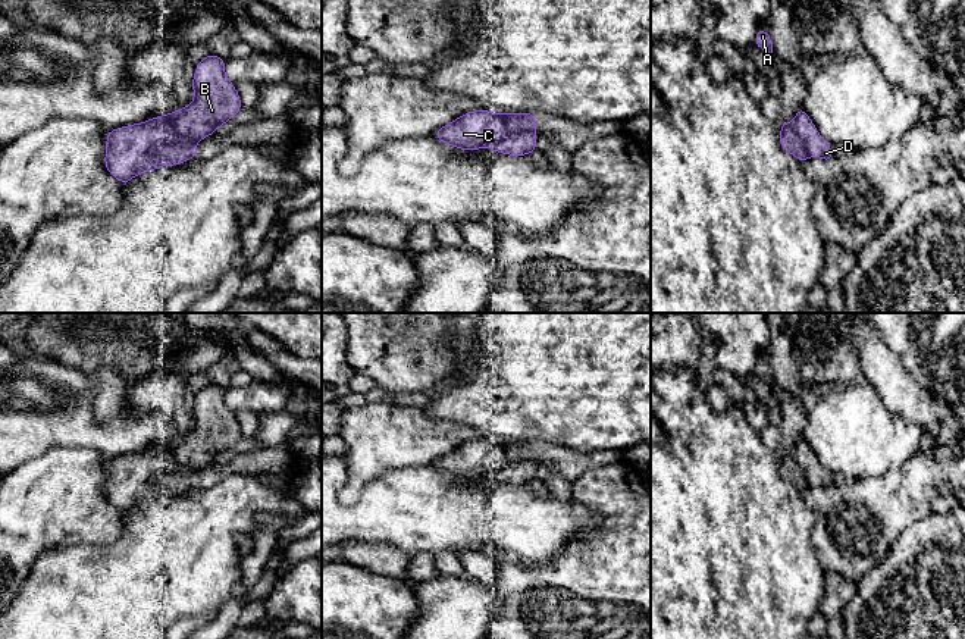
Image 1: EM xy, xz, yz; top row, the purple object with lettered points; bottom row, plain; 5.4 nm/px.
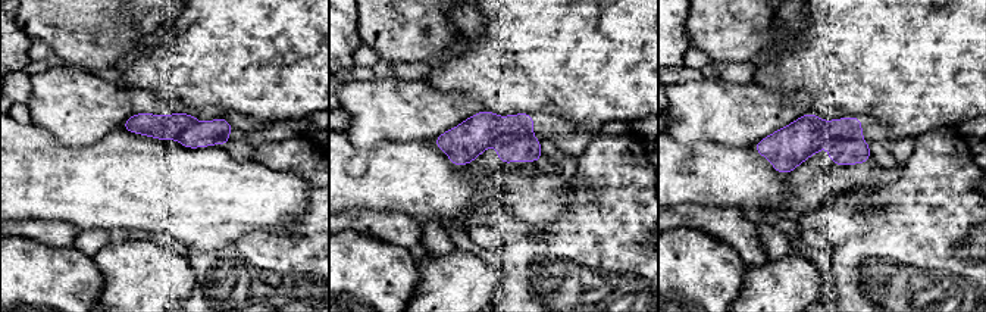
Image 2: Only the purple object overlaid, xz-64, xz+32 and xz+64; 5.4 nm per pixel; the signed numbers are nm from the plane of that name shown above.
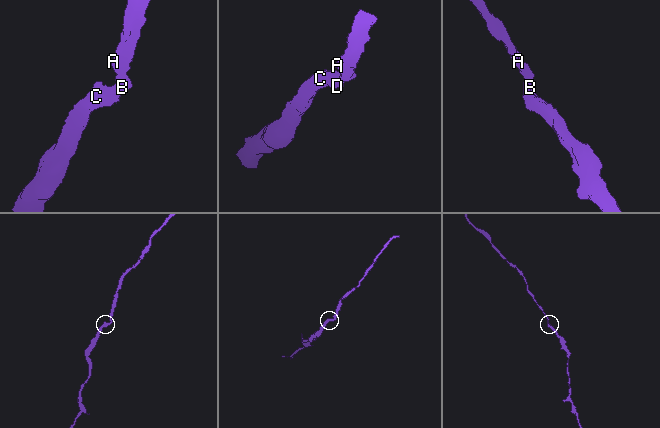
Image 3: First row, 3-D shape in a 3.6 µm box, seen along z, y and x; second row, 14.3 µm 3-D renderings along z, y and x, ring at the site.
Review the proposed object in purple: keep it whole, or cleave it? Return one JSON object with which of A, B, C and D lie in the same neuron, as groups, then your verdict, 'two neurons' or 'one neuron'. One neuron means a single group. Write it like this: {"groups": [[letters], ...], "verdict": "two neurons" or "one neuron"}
{"groups": [["A", "B", "D"], ["C"]], "verdict": "two neurons"}

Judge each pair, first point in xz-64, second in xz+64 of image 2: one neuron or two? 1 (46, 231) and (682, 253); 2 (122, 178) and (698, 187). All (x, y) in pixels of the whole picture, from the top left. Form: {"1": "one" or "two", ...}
{"1": "two", "2": "one"}

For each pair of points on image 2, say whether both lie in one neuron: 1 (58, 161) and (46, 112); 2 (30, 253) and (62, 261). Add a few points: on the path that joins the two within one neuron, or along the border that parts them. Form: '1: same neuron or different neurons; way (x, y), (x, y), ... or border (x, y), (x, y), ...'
1: different neurons; border (31, 122), (62, 143), (85, 144)
2: same neuron; way (37, 261), (55, 261)

